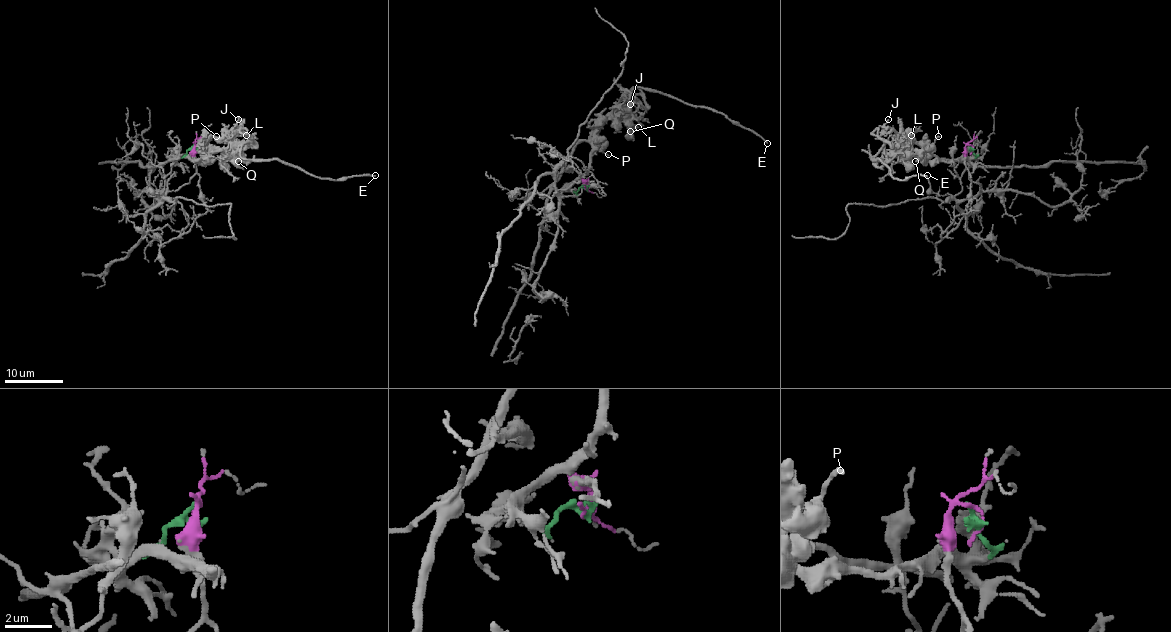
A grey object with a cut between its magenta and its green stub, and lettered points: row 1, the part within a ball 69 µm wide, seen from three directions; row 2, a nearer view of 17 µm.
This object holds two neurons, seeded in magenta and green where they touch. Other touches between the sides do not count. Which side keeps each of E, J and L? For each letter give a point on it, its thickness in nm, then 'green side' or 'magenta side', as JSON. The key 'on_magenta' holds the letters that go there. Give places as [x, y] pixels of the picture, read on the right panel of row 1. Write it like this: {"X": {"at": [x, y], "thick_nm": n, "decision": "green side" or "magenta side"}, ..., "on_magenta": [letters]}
{"E": {"at": [927, 175], "thick_nm": 220, "decision": "green side"}, "J": {"at": [888, 119], "thick_nm": 170, "decision": "green side"}, "L": {"at": [911, 135], "thick_nm": 100, "decision": "green side"}, "on_magenta": []}

